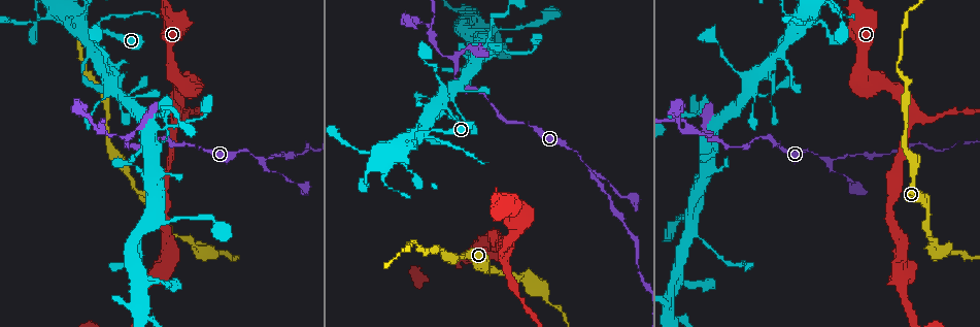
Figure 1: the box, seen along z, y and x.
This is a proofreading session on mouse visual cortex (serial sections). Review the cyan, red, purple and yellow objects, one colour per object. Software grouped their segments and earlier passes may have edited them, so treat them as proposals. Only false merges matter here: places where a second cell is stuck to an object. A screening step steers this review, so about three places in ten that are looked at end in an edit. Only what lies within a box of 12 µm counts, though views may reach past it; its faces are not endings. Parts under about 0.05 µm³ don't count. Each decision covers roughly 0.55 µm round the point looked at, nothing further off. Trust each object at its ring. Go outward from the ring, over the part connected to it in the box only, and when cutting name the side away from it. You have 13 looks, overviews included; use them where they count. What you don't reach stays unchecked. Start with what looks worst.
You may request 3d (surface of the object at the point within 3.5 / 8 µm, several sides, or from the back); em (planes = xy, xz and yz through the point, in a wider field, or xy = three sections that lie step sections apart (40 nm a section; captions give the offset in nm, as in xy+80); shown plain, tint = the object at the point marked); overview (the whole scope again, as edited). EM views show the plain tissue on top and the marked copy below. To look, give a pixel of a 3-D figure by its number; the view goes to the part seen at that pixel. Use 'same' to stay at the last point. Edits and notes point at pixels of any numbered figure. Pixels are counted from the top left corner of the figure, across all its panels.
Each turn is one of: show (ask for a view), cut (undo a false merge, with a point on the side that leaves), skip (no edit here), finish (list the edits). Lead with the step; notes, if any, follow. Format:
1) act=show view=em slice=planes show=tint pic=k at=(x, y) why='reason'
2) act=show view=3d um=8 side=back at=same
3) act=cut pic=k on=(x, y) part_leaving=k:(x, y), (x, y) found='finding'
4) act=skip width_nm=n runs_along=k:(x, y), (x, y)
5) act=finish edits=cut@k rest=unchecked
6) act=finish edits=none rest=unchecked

act=show view=3d um=3.5 side=back pic=1 at=(588, 171)

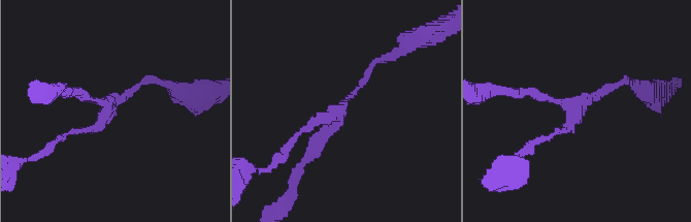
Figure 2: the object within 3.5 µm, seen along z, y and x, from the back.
act=show view=em slice=xy step=5 show=tint pic=2 at=(113, 101) arms=3 arm_widths_nm=150,150,150 why='shape alone is not enough'

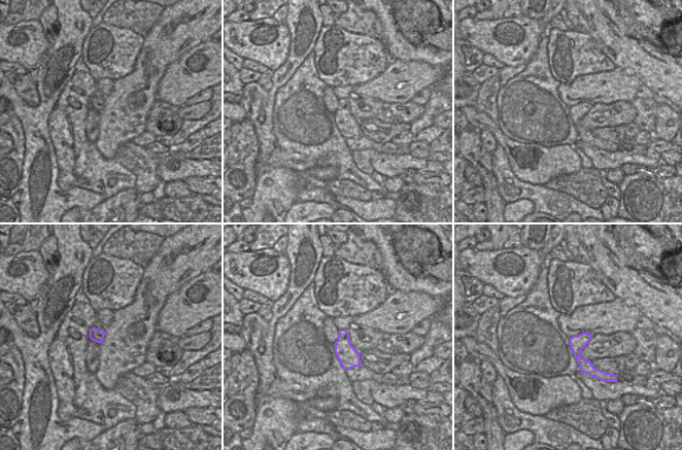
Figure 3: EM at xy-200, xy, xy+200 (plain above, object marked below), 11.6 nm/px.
act=skip runs_along=2:(381, 58), (307, 160) found='one cell here'

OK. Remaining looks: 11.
act=show view=3d um=3.5 pic=1 at=(739, 146) why='sharp bend'

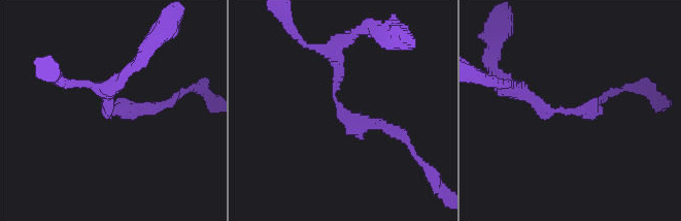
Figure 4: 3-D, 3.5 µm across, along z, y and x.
act=show view=em slice=xy step=2 show=tint pic=4 at=(340, 108) arm_widths_nm=150,200 why='now the EM'

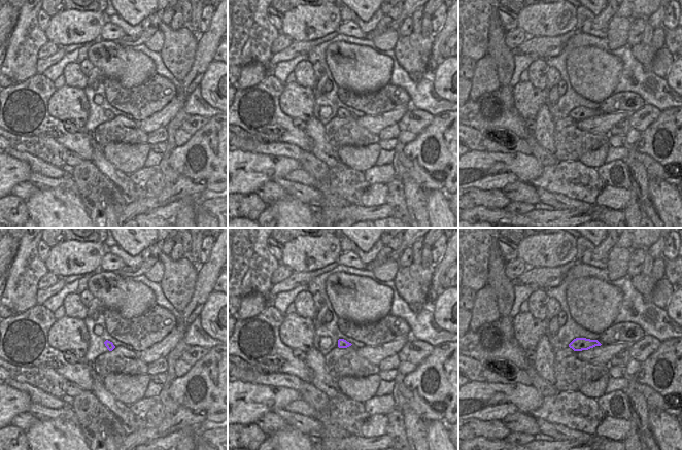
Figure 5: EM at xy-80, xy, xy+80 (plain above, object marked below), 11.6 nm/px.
act=skip runs_along=4:(398, 134), (338, 107), (329, 53) found='all the same cell'

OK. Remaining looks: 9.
act=show view=3d um=3.5 pic=1 at=(798, 35) why='small branch off a trunk'

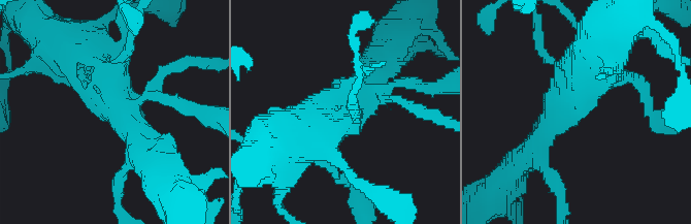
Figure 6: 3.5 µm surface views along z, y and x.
act=skip runs_along=6:(410, 83), (366, 91), (309, 144) found='continuous, no second cell'

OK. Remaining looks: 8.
act=show view=3d um=3.5 pic=1 at=(719, 45) why='a narrow waist'

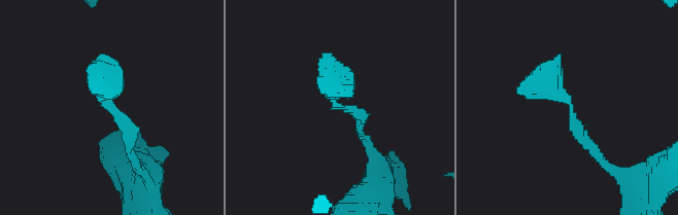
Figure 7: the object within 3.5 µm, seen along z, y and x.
act=show view=em slice=planes show=tint pic=7 at=(338, 108) why='shape alone is not enough'

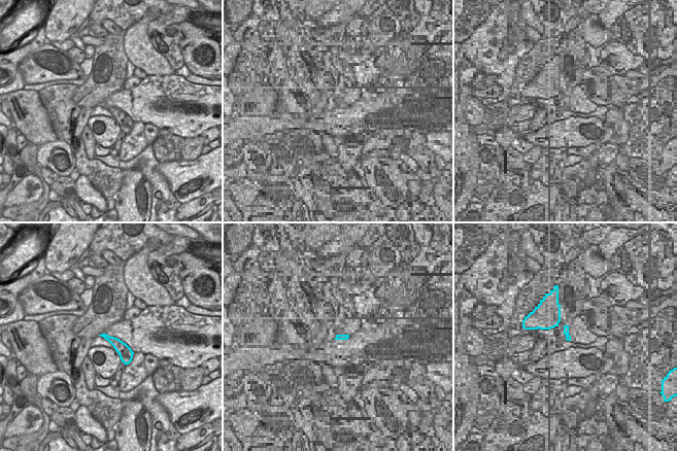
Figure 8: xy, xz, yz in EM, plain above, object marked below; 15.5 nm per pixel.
act=skip width_nm=180 runs_along=7:(602, 160), (552, 85), (520, 92) found='continuous, no second cell'

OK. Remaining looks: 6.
act=show view=em slice=xy step=2 show=tint pic=1 at=(686, 128) why='three-way junction'

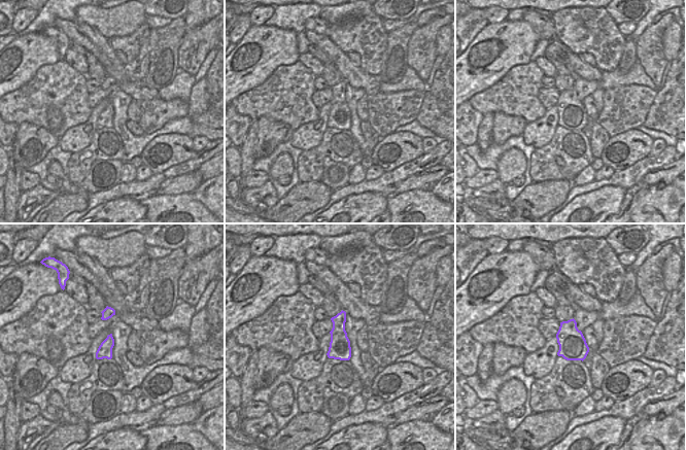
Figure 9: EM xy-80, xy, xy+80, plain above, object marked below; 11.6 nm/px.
act=show view=3d um=3.5 at=same

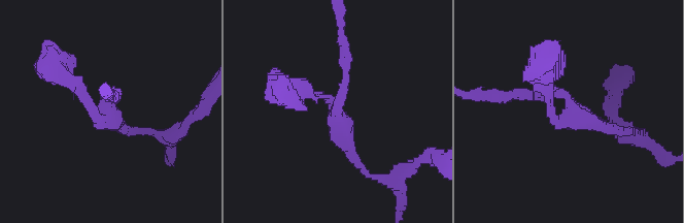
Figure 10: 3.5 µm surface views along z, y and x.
act=skip arms=3 runs_along=10:(369, 173), (334, 102), (303, 89) found='all the same cell'

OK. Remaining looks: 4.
act=finish edits=none rest=unchecked

